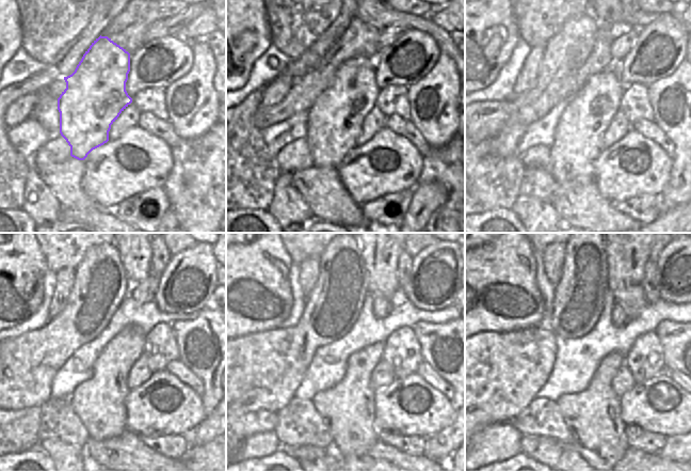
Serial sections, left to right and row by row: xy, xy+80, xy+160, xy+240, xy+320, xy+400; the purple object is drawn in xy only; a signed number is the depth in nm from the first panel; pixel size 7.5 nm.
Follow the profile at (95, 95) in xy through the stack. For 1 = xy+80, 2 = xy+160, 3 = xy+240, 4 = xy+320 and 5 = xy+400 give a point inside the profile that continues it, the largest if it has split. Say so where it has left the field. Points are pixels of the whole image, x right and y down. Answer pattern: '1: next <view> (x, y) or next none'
1: next xy+80 (334, 122)
2: next xy+160 (587, 115)
3: next xy+240 (100, 402)
4: next xy+320 (348, 408)
5: next xy+400 (593, 415)

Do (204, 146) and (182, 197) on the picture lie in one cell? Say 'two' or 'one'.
one

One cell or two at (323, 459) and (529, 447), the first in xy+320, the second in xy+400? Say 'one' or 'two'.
one

